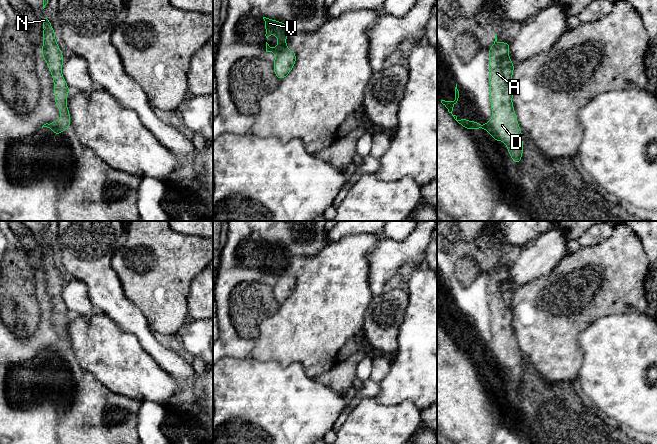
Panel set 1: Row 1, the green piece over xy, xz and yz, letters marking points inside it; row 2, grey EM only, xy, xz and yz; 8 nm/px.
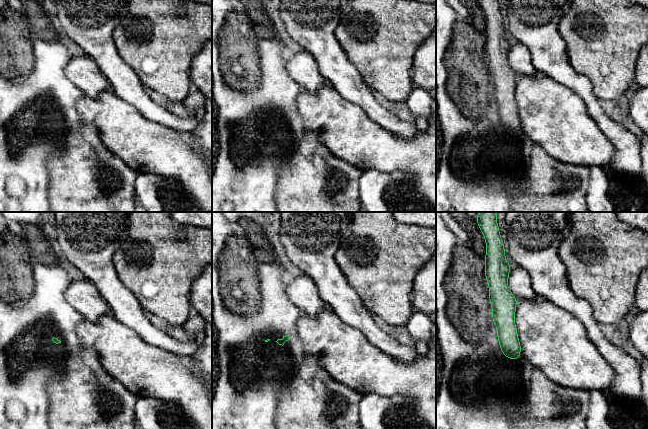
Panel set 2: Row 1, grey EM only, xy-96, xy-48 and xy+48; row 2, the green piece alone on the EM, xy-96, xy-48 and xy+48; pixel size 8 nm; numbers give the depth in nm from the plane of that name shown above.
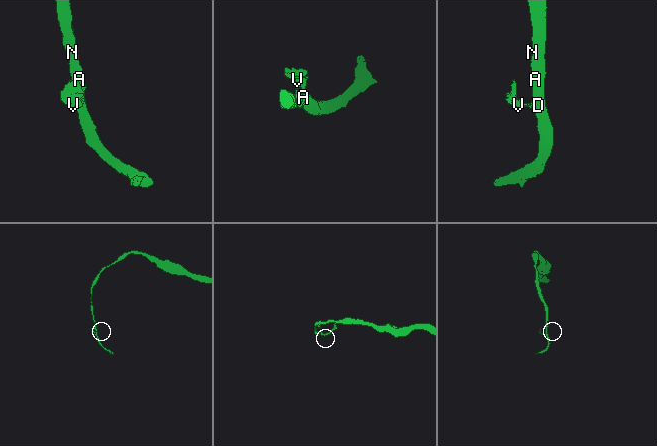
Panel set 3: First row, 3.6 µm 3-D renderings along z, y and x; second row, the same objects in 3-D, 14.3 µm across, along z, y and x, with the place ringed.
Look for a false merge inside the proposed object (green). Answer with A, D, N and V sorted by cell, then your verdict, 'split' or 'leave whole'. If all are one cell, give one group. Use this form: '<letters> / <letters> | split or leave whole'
A D N / V | split

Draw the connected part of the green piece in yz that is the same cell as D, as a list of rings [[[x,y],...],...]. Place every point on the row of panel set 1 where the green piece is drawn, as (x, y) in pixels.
[[[495,35],[495,41],[488,51],[488,56],[489,56],[488,78],[490,84],[490,103],[492,109],[492,120],[491,120],[492,124],[491,124],[490,134],[496,142],[503,141],[505,143],[513,162],[515,164],[519,164],[522,162],[521,157],[523,154],[524,144],[522,142],[522,131],[519,127],[518,120],[514,111],[514,106],[512,103],[513,90],[512,90],[511,80],[512,80],[513,70],[516,65],[514,65],[511,62],[511,59],[509,57],[509,50],[510,50],[510,43],[506,43],[506,42],[498,43],[497,36]]]

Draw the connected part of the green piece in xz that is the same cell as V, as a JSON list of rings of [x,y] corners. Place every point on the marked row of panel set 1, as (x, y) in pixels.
[[[263,17],[265,21],[266,38],[268,39],[271,35],[276,35],[278,38],[278,44],[276,48],[272,48],[266,42],[266,52],[272,52],[275,55],[288,49],[286,45],[287,34],[289,32],[288,26],[284,22],[276,21]]]

